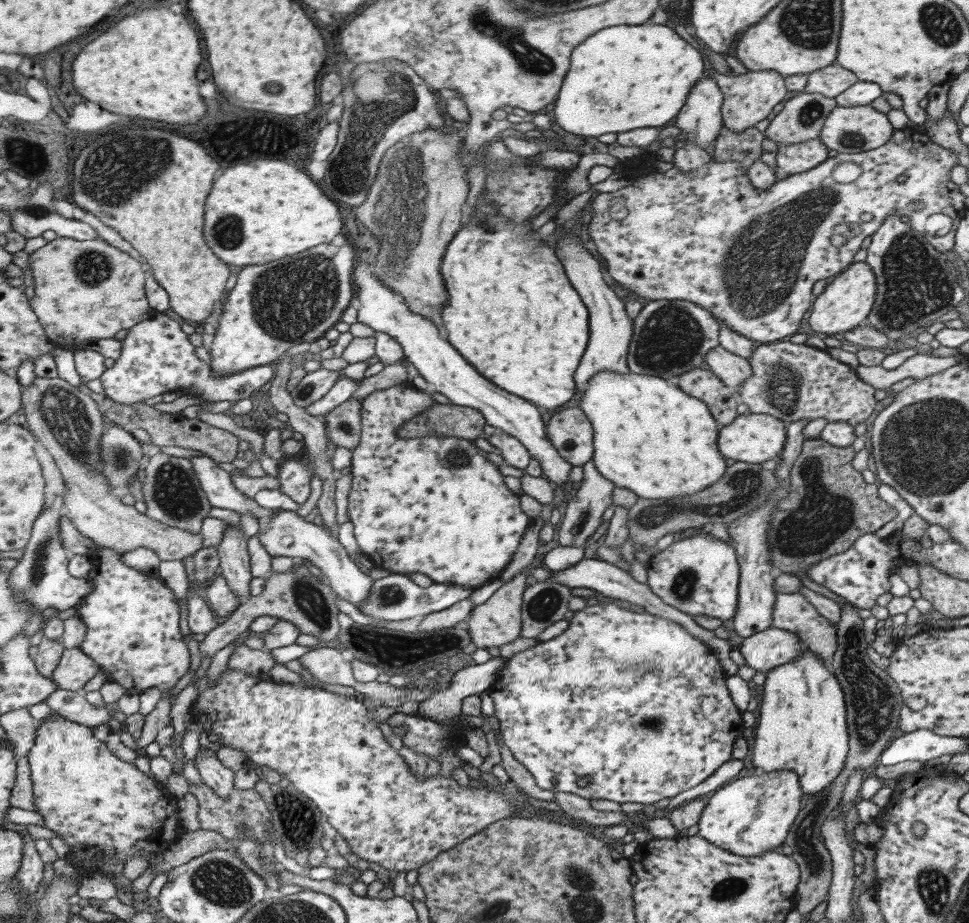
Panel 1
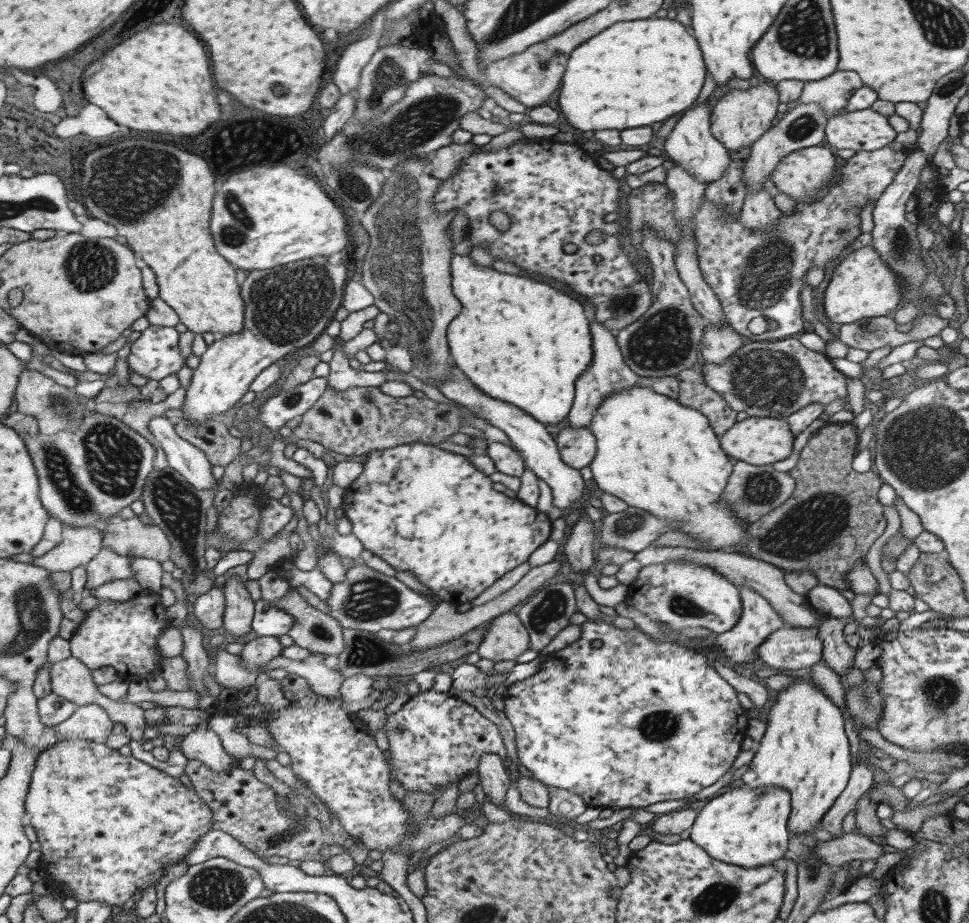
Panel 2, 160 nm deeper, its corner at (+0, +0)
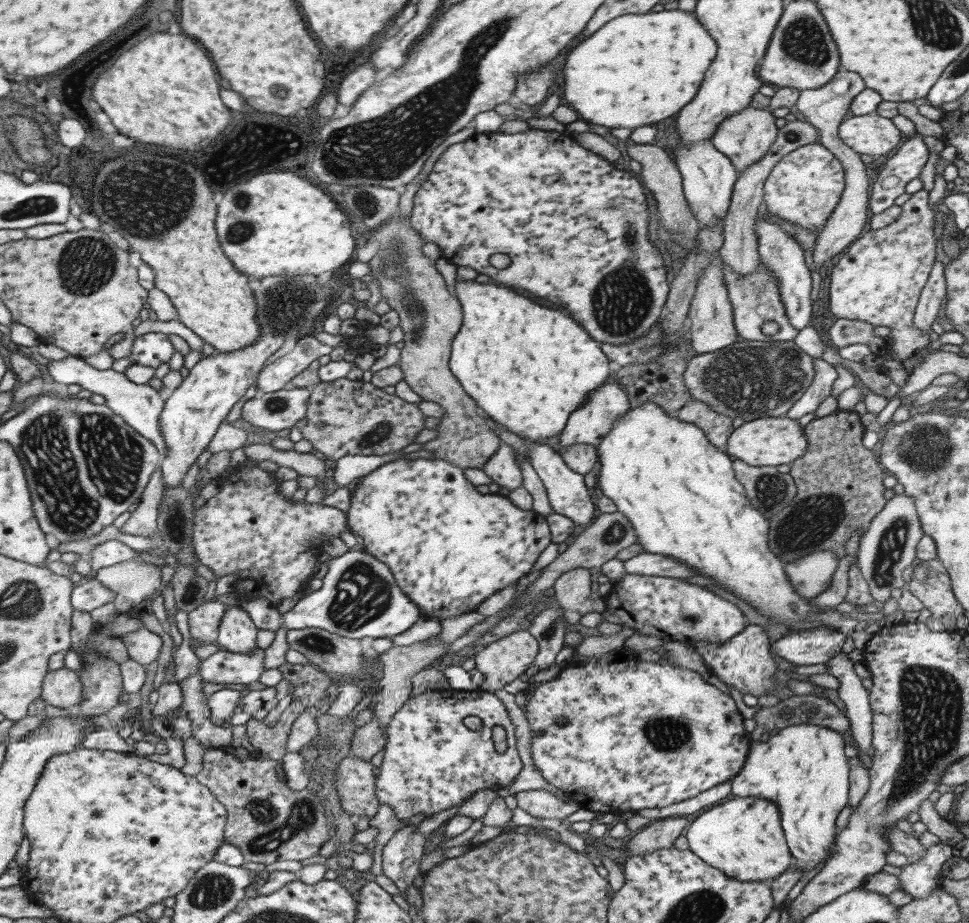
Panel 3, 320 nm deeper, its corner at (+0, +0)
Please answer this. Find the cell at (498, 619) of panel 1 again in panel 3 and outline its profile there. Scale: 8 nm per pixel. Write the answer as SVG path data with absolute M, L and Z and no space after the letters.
M521 629L492 641L473 656L475 670L483 674L479 689L493 693L519 678L537 655L537 642Z

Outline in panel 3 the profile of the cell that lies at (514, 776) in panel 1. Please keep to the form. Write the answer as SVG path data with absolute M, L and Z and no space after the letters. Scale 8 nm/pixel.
M527 790L514 794L516 807L533 818L561 820L573 814L580 806L573 800L562 801L546 790Z

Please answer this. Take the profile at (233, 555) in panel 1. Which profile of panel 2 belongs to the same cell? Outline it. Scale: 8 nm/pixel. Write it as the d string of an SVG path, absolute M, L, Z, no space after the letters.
M227 576L222 592L226 594L226 614L220 631L233 639L239 638L249 632L250 624L253 623L255 602L249 598L245 582L239 577Z

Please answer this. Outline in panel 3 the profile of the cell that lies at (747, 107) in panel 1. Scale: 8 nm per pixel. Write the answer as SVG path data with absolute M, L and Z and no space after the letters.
M747 106L735 115L727 116L726 120L719 122L715 133L709 137L709 141L717 152L722 153L731 161L735 173L739 174L743 169L761 160L761 157L765 156L769 150L771 143L775 141L778 129L774 120L769 106L762 110Z

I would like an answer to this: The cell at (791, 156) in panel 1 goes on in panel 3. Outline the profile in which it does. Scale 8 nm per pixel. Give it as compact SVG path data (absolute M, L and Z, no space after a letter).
M821 143L795 148L783 156L763 183L763 204L771 216L786 220L791 227L816 232L826 224L844 189L841 162Z

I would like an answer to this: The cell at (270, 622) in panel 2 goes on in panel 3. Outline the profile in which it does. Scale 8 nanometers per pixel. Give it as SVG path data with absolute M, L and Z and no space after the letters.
M362 549L348 550L340 556L330 557L325 564L327 572L322 578L321 587L299 598L295 606L283 615L264 599L241 597L237 604L250 614L251 621L259 629L275 632L280 626L287 631L320 628L343 638L367 642L397 636L421 616L419 609L403 595L403 591L399 591L388 566Z

